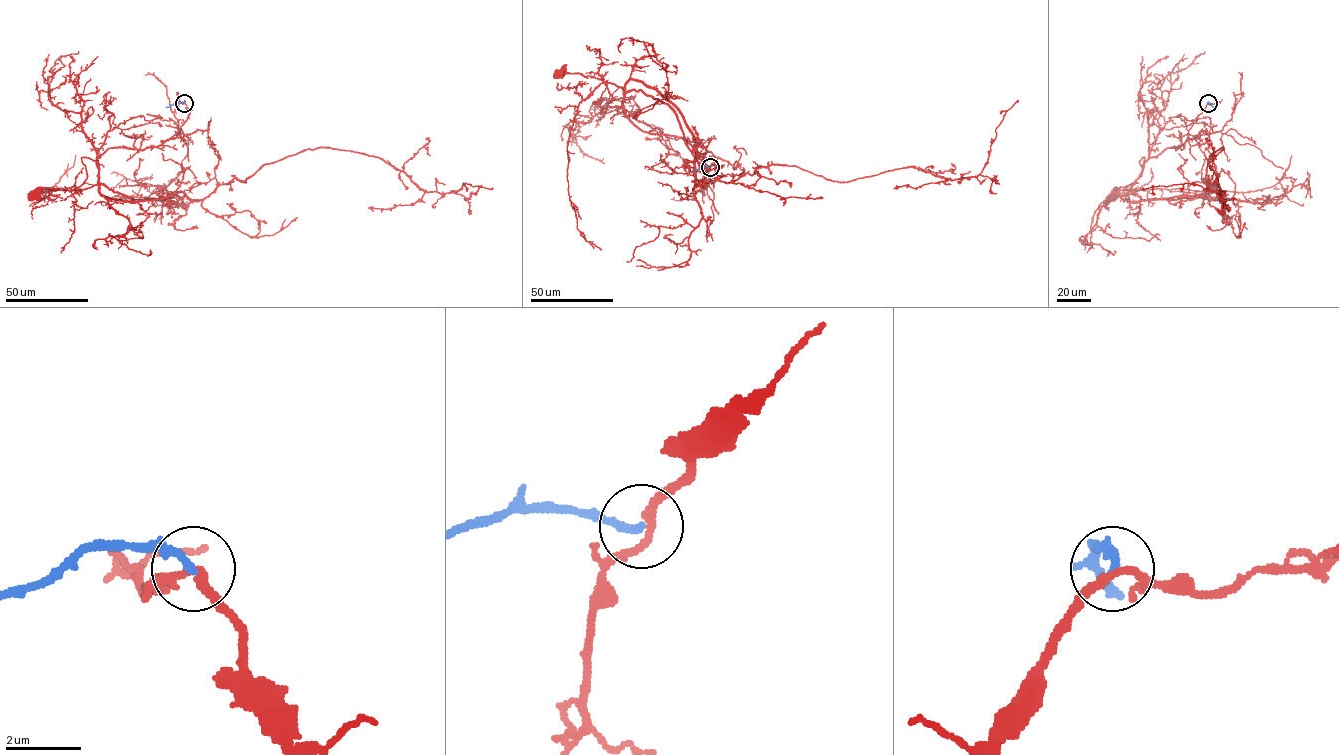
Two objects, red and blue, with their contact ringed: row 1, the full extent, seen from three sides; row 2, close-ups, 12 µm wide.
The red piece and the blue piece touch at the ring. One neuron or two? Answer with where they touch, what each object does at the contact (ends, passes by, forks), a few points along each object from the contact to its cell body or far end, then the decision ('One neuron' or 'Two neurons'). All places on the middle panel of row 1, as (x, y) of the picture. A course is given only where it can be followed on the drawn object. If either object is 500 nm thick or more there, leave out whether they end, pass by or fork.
Place: (710, 167). At the ring red passes by. At the ring blue ends. Course of red: (710, 167), (715, 158), (703, 147), (642, 131), (624, 98), (607, 103), (600, 79), (558, 73). Course of blue: (710, 167), (699, 167), (691, 172). One neuron

